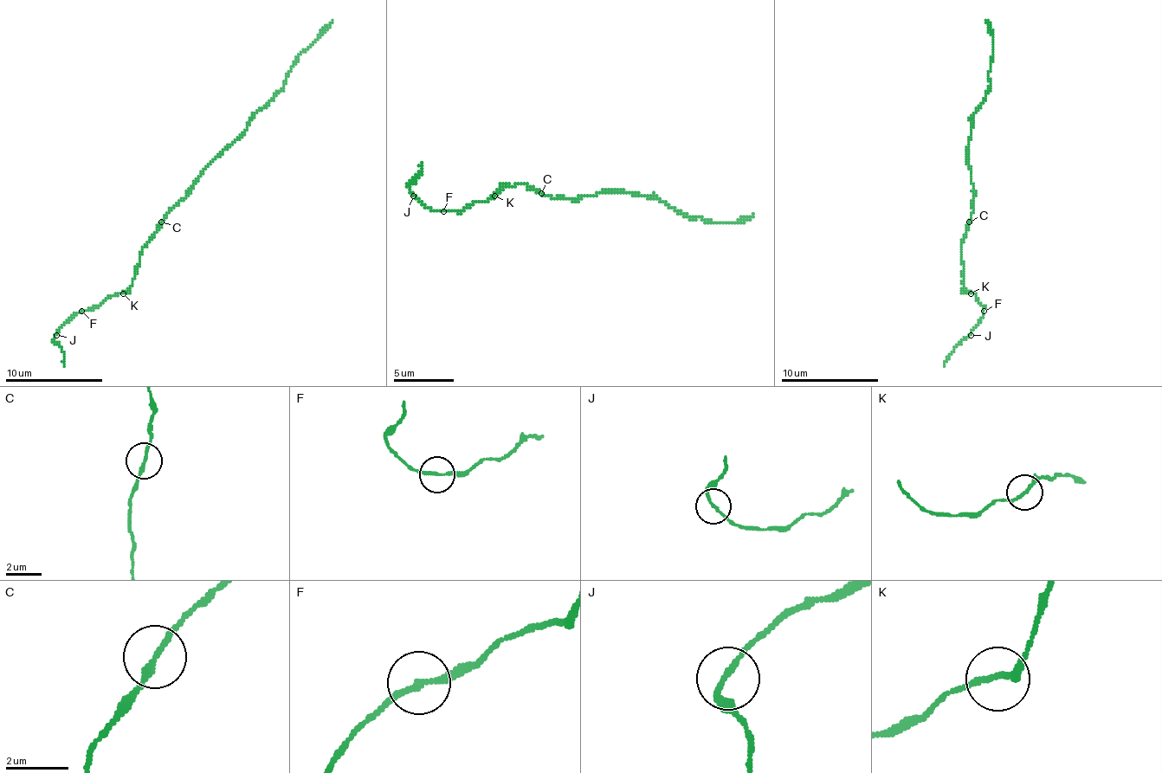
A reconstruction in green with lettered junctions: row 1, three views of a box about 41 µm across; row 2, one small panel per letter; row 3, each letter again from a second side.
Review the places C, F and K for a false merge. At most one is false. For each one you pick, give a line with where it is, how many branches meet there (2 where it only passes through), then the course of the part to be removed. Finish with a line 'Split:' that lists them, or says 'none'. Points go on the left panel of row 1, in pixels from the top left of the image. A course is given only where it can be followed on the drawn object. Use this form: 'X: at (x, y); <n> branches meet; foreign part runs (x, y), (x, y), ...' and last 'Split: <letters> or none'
Split: none

